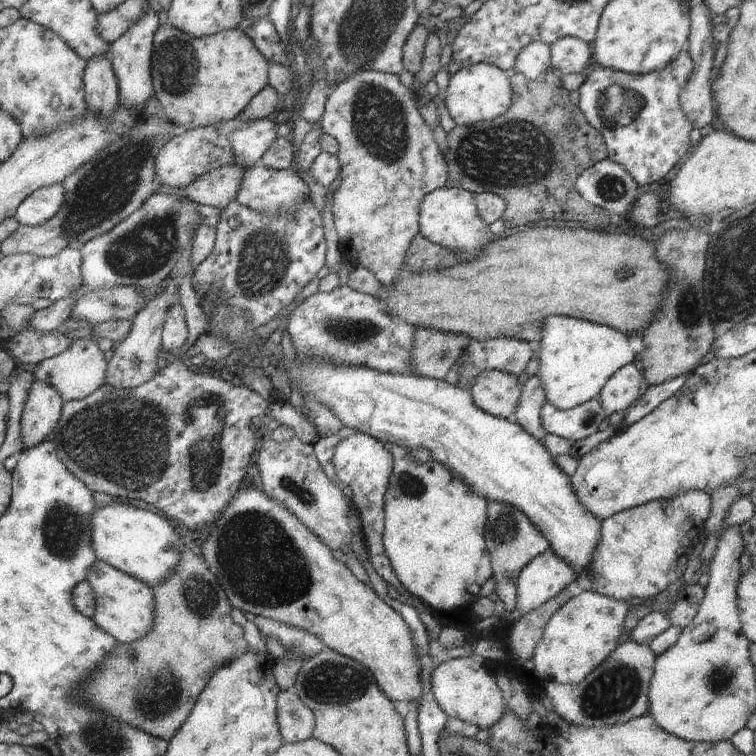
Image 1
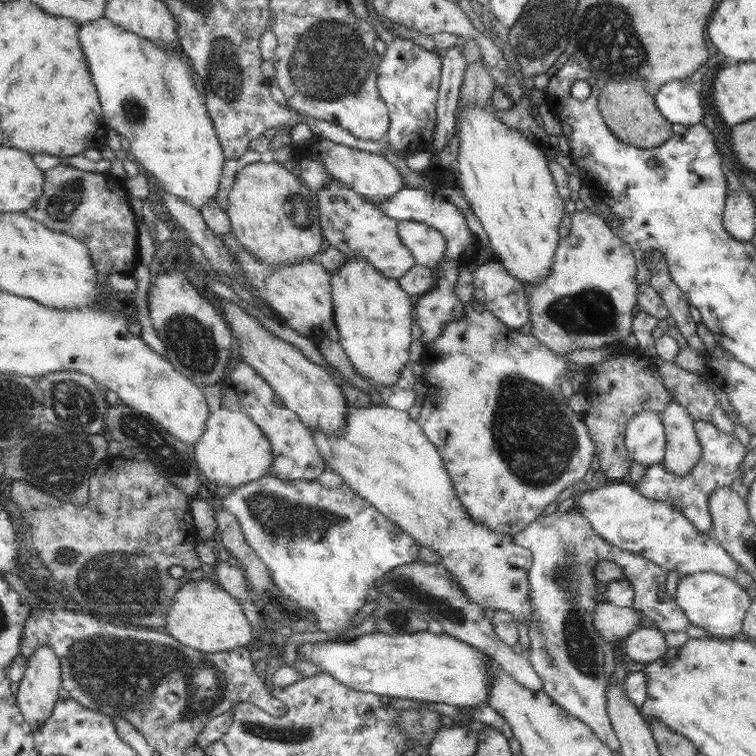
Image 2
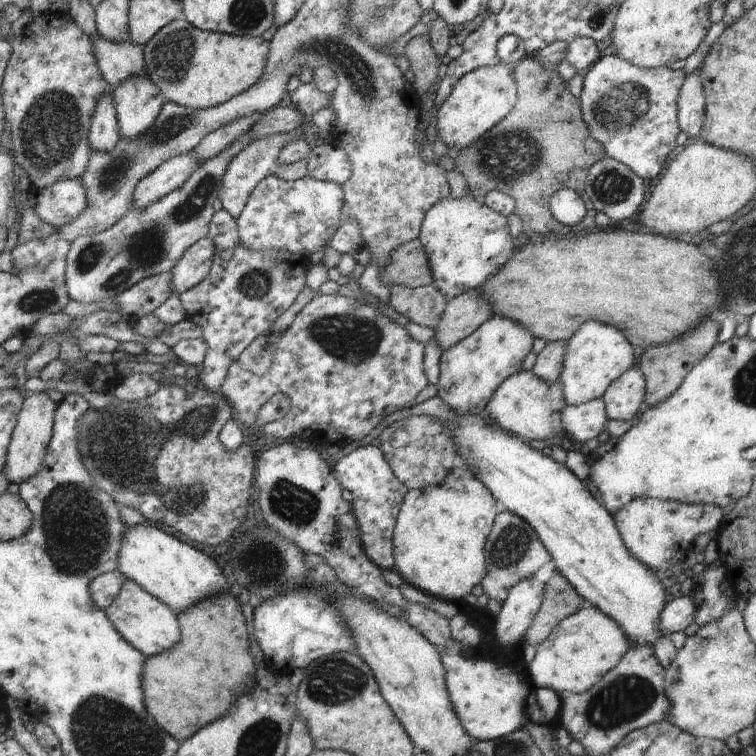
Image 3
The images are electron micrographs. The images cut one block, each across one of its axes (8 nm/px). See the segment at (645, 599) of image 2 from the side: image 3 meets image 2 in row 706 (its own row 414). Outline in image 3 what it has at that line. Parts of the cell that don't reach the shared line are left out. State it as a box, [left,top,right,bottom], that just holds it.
[561,399,609,444]

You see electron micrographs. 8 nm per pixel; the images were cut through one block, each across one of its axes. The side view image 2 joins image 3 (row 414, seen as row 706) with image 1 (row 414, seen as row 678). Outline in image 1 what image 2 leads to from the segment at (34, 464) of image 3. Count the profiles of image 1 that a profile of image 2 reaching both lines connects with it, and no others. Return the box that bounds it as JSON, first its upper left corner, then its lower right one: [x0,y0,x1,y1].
[23,379,67,449]

